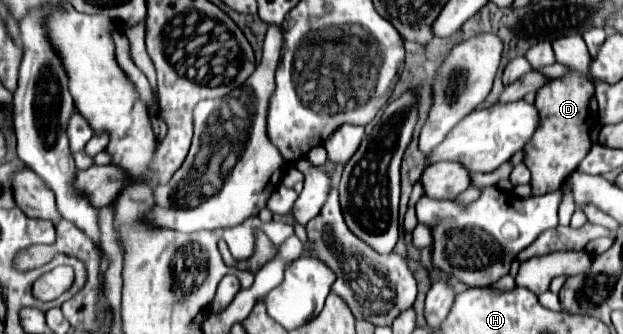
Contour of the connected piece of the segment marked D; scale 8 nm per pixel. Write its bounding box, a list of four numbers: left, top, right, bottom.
[525,34,597,194]

